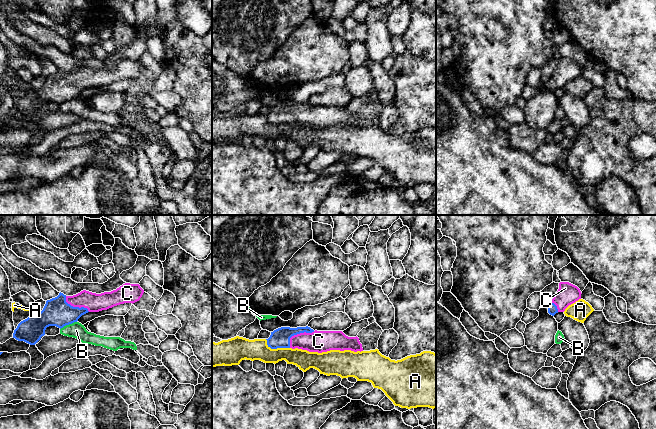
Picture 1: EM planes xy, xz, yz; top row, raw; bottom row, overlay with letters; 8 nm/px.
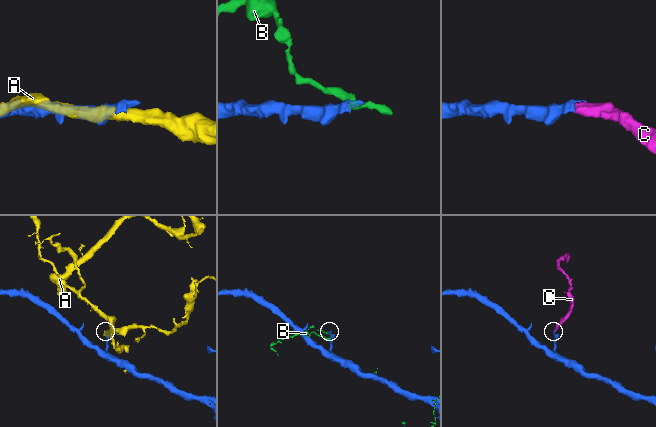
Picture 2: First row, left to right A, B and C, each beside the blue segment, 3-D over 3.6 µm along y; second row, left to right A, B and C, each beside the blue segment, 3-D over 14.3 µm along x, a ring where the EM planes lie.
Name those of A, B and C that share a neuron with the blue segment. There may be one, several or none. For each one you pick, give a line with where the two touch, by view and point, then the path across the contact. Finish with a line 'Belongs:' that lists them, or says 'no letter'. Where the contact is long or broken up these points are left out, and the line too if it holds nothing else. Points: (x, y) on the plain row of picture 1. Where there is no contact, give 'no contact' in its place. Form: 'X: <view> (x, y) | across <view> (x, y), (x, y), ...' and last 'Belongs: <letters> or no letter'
C: xz (297, 109) | across xz (280, 114), (291, 113), (297, 109), (303, 114), (318, 117)
Belongs: C

